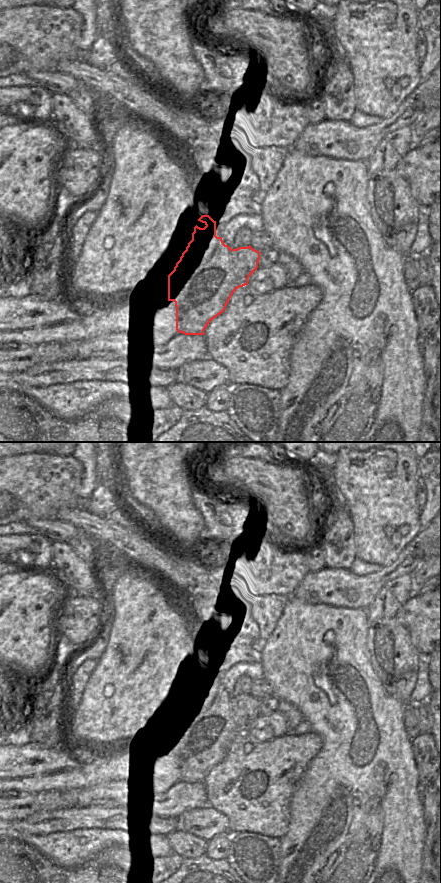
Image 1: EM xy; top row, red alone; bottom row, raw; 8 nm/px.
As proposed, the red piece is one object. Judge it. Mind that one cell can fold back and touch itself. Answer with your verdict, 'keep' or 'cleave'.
cleave

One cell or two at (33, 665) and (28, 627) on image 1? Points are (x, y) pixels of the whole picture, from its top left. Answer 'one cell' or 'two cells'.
one cell

